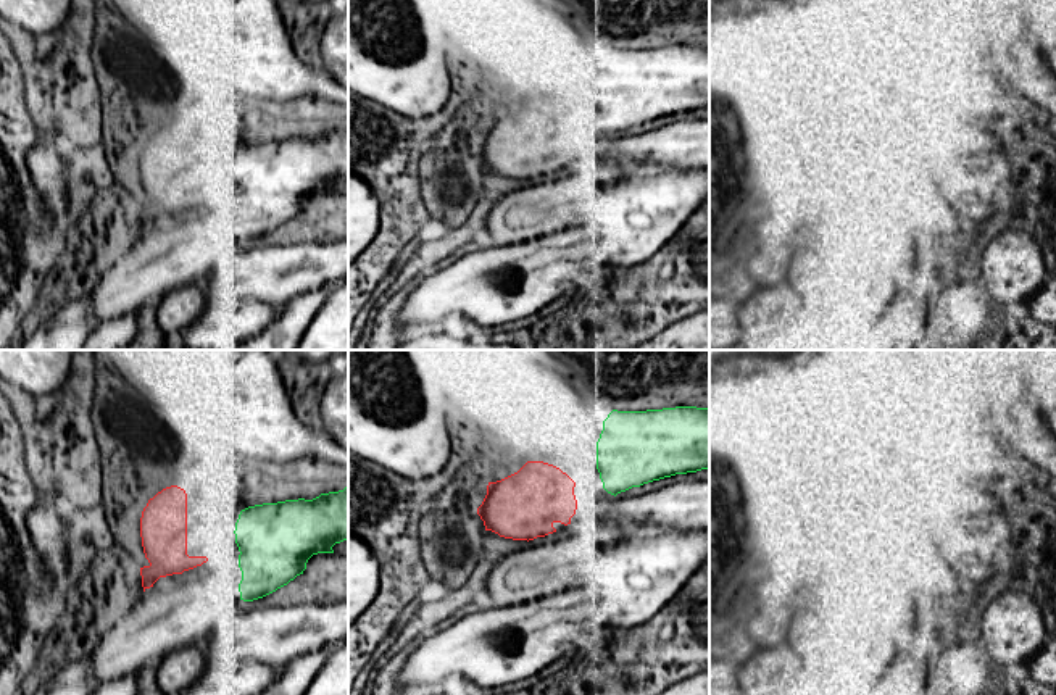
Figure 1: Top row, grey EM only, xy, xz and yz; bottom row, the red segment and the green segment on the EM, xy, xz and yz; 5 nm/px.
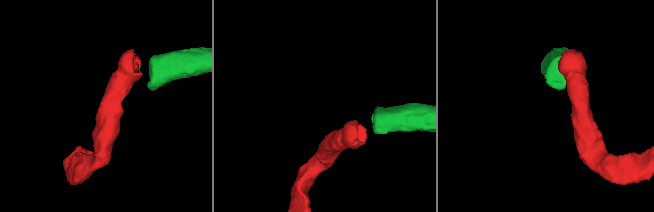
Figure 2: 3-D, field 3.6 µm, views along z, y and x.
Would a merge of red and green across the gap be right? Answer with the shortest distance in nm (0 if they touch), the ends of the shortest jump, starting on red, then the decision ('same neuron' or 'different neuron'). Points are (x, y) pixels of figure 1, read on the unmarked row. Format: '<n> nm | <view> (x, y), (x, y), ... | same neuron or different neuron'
130 nm | xz (574, 121), (600, 116) | same neuron

